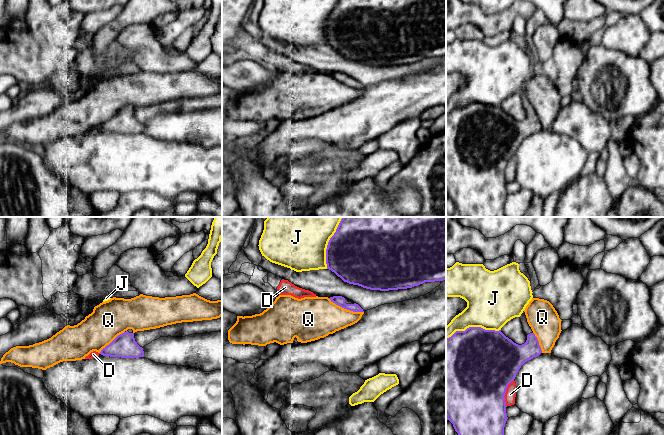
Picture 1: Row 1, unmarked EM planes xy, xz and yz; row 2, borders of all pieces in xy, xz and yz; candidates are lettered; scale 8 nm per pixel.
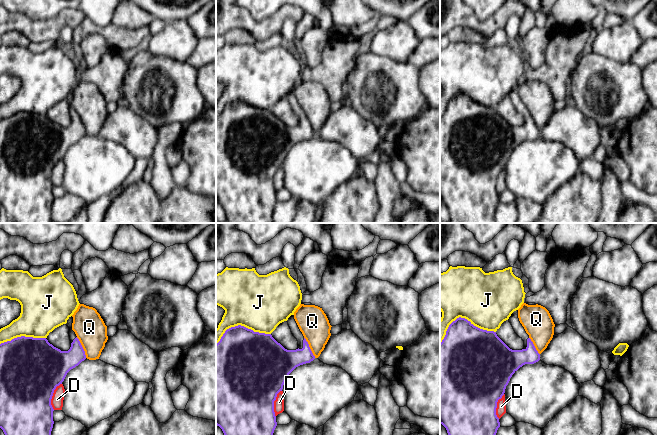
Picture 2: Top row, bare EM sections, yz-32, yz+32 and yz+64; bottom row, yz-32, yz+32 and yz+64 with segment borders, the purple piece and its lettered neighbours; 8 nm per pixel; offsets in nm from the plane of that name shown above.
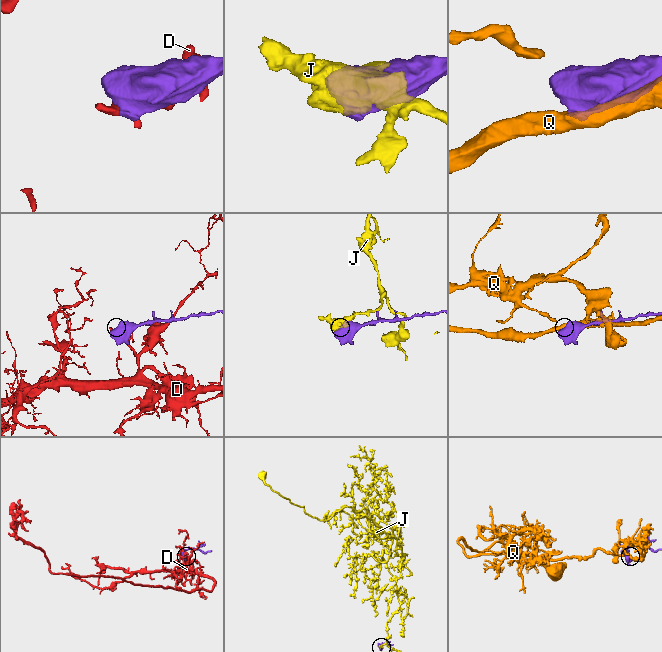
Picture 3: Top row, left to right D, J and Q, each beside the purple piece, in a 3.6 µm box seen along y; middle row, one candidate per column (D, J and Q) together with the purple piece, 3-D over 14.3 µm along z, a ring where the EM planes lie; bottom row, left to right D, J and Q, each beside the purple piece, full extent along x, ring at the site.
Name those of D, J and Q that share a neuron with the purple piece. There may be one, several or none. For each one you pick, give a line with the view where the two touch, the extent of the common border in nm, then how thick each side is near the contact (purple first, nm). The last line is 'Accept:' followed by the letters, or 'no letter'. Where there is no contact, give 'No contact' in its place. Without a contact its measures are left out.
Accept: no letter

